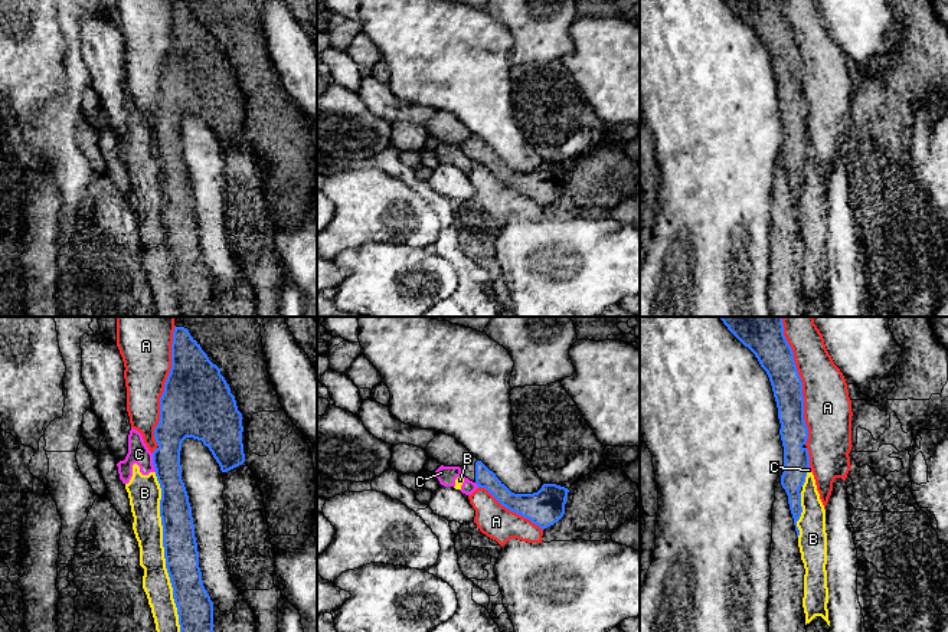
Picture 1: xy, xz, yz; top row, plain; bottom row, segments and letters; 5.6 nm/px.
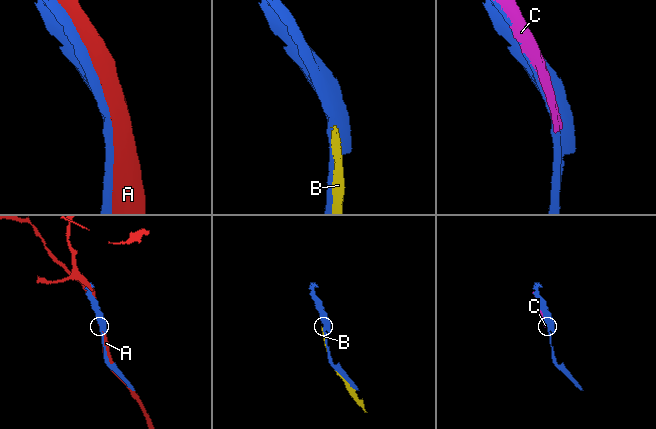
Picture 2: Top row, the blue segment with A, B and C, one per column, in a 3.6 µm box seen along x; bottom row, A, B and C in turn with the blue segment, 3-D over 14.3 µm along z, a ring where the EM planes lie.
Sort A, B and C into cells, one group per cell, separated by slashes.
A / B C

